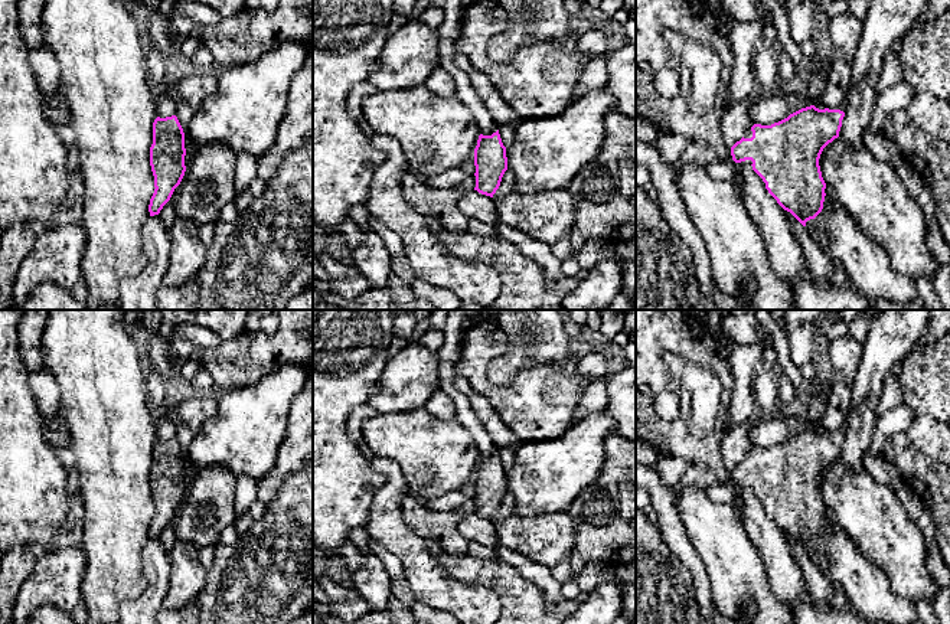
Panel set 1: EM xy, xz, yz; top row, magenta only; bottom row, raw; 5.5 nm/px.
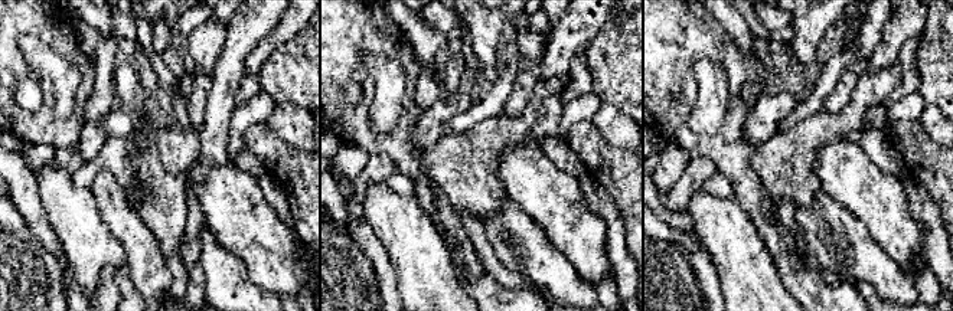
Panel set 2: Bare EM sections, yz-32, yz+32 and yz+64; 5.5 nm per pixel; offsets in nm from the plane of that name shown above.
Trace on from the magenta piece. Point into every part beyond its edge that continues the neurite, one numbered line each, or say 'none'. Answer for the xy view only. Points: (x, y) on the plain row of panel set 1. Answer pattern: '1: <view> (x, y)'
none

